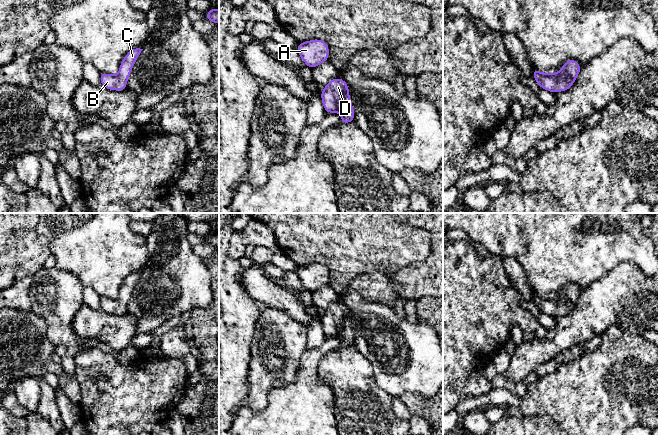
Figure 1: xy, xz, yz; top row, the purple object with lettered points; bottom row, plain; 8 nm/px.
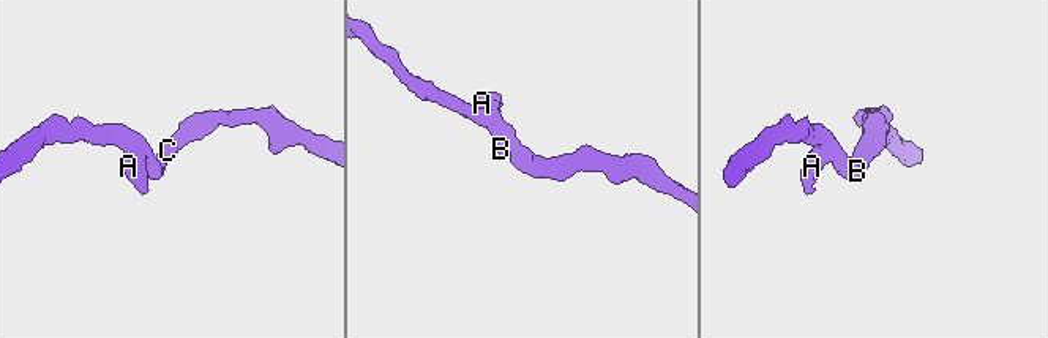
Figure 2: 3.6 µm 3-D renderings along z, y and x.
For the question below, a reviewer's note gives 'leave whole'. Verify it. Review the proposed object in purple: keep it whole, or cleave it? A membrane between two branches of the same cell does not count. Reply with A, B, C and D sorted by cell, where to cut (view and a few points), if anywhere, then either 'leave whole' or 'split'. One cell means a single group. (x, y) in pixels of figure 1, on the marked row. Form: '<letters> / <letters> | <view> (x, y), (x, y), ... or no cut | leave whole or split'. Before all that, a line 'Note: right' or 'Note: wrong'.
Note: right
A B C D | no cut | leave whole

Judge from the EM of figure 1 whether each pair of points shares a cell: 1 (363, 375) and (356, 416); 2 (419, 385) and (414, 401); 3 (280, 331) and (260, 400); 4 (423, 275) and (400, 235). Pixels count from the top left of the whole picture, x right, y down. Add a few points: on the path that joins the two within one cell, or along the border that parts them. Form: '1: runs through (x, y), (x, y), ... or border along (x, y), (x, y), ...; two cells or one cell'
1: runs through (357, 385), (357, 406); one cell
2: border along (399, 396), (414, 392), (432, 397); two cells
3: runs through (276, 348), (273, 364), (260, 383); one cell
4: border along (431, 245), (424, 260), (394, 272); two cells

